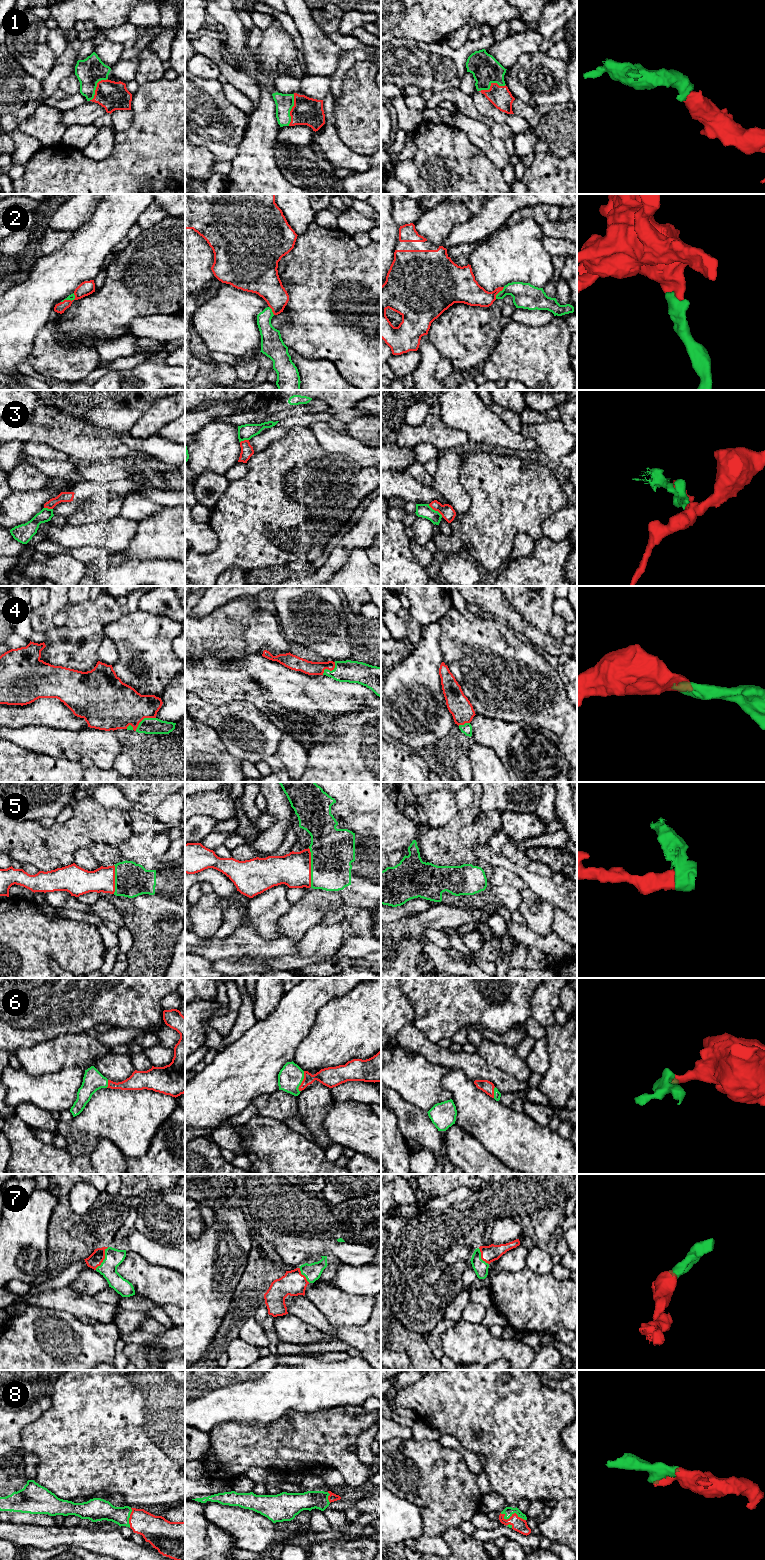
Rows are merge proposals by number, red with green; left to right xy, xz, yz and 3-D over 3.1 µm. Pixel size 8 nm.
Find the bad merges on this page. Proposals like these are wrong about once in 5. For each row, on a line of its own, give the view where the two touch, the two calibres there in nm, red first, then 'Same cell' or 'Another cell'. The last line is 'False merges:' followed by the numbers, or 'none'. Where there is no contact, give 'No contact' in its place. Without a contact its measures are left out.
1: Touches red in xz. Thickness 220 nm (red) against 140 nm. Same cell
2: Touches red in yz. Thickness 200 nm (red) against 200 nm. Same cell
3: Touches red in yz. Thickness 110 nm (red) against 110 nm. Another cell
4: Touches red in xy. Thickness 380 nm (red) against 130 nm. Same cell
5: Touches red in xz. Thickness 280 nm (red) against 360 nm. Same cell
6: Touches red in xz. Thickness 160 nm (red) against 200 nm. Same cell
7: Touches red in xy. Thickness 110 nm (red) against 140 nm. Same cell
8: Touches red in yz. Thickness 110 nm (red) against 80 nm. Same cell
False merges: 3

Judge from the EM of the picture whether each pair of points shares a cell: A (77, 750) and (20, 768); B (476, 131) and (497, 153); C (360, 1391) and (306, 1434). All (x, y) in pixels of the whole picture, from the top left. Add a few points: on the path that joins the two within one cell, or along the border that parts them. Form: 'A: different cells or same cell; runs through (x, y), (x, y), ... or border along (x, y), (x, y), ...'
A: different cells; border along (34, 750), (79, 762)
B: same cell; runs through (482, 135), (491, 147)
C: different cells; border along (361, 1405), (338, 1405), (320, 1410)

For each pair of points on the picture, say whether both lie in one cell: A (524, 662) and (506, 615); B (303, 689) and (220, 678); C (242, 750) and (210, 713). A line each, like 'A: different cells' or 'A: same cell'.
A: different cells
B: same cell
C: same cell

